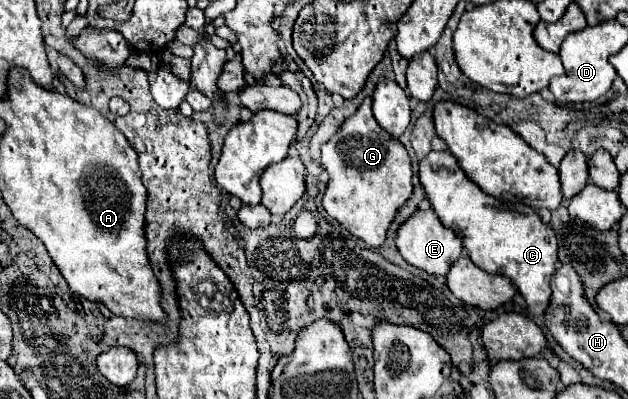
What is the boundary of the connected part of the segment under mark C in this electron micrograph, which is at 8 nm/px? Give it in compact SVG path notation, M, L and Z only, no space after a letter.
M430 152L420 160L420 182L440 222L458 232L472 262L490 272L508 276L528 304L532 316L542 316L550 304L550 278L558 262L558 240L538 212L526 204L506 206L482 192L460 168L450 152Z

